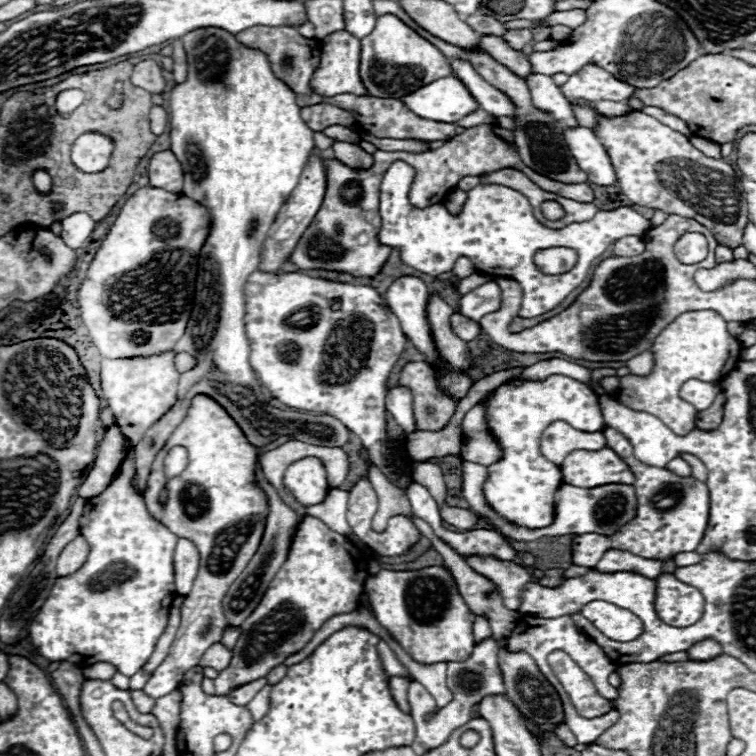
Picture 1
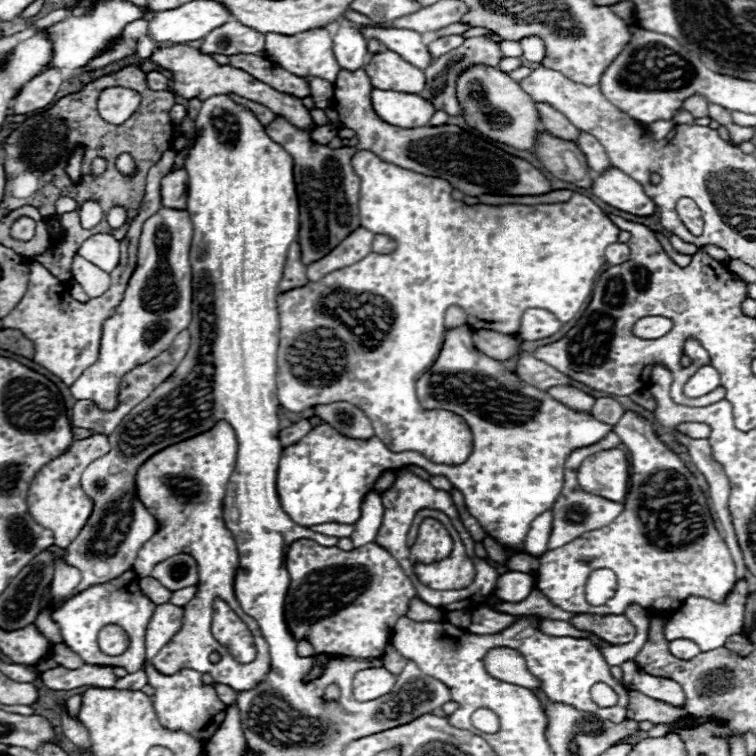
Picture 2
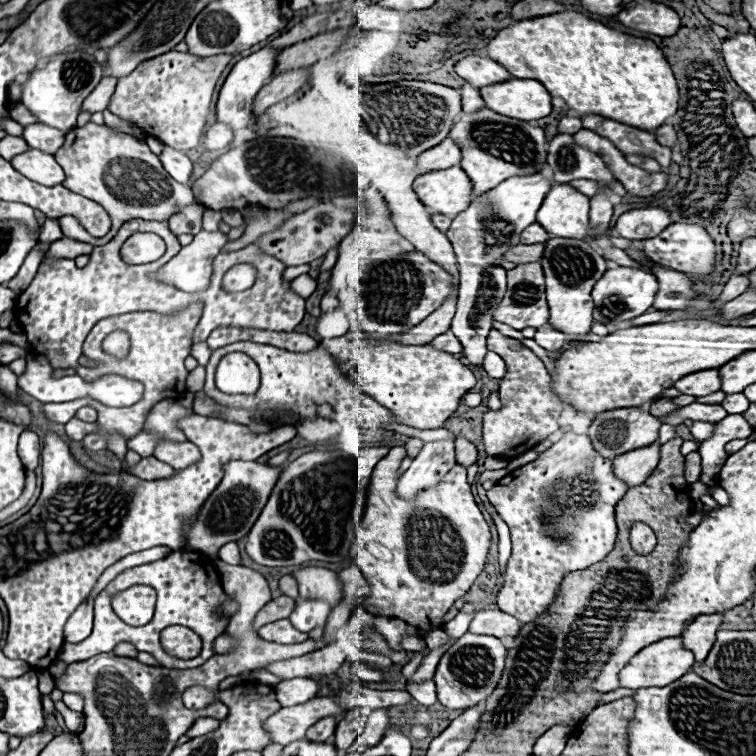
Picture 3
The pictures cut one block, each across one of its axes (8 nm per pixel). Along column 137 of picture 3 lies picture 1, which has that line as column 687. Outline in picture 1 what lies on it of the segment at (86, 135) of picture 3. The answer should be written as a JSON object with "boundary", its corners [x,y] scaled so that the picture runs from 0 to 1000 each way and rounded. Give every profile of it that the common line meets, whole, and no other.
{"boundary":[[[788,148],[791,167],[786,175],[799,190],[815,233],[820,251],[833,267],[876,278],[878,283],[897,283],[902,288],[915,288],[942,304],[950,323],[963,328],[981,325],[984,302],[992,294],[989,267],[979,259],[974,225],[960,212],[947,212],[931,206],[913,190],[913,183],[873,164],[868,156],[852,148],[831,148],[820,159],[804,159]]]}

